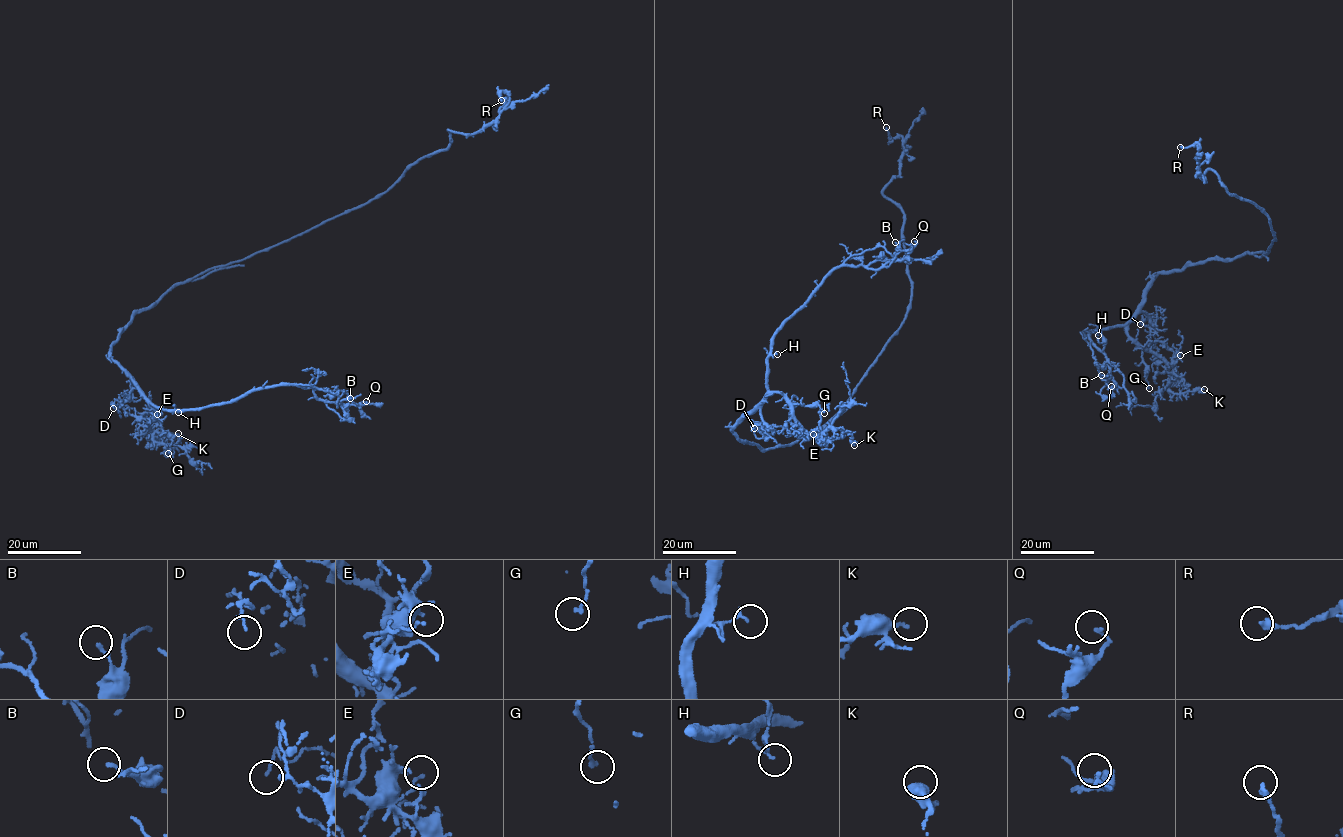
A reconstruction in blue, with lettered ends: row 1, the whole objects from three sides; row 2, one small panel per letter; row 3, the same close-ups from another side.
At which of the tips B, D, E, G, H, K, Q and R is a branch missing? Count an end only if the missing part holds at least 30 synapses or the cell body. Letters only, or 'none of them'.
none of them

